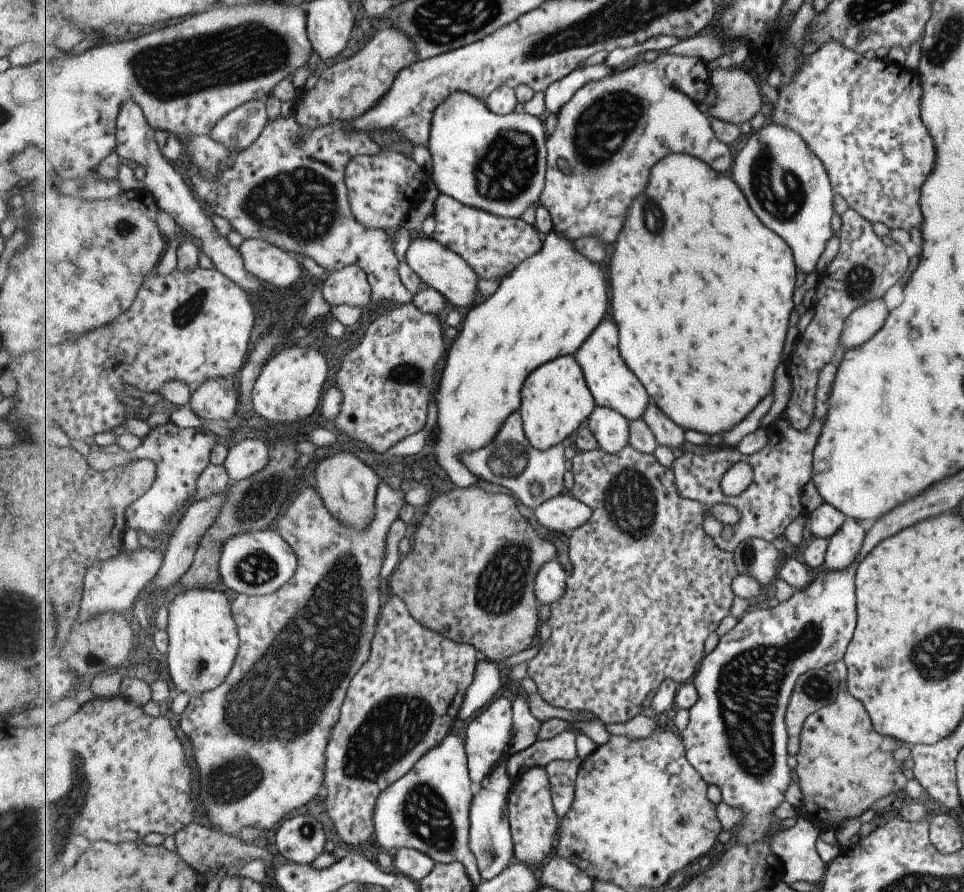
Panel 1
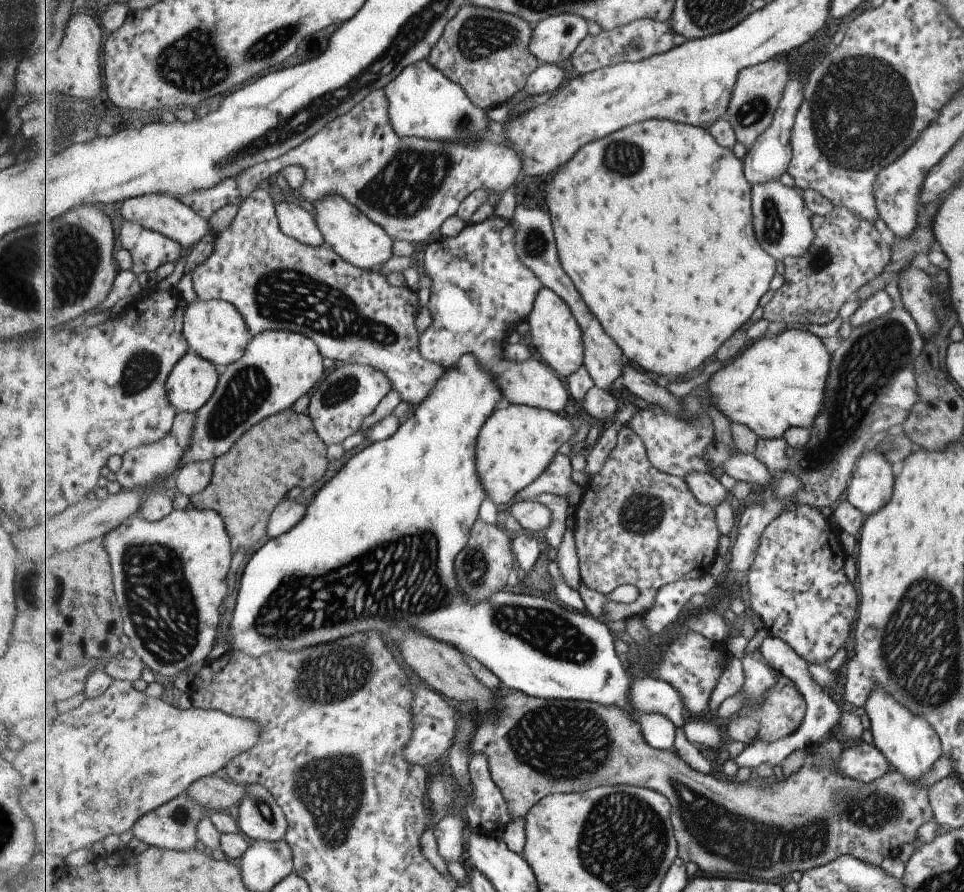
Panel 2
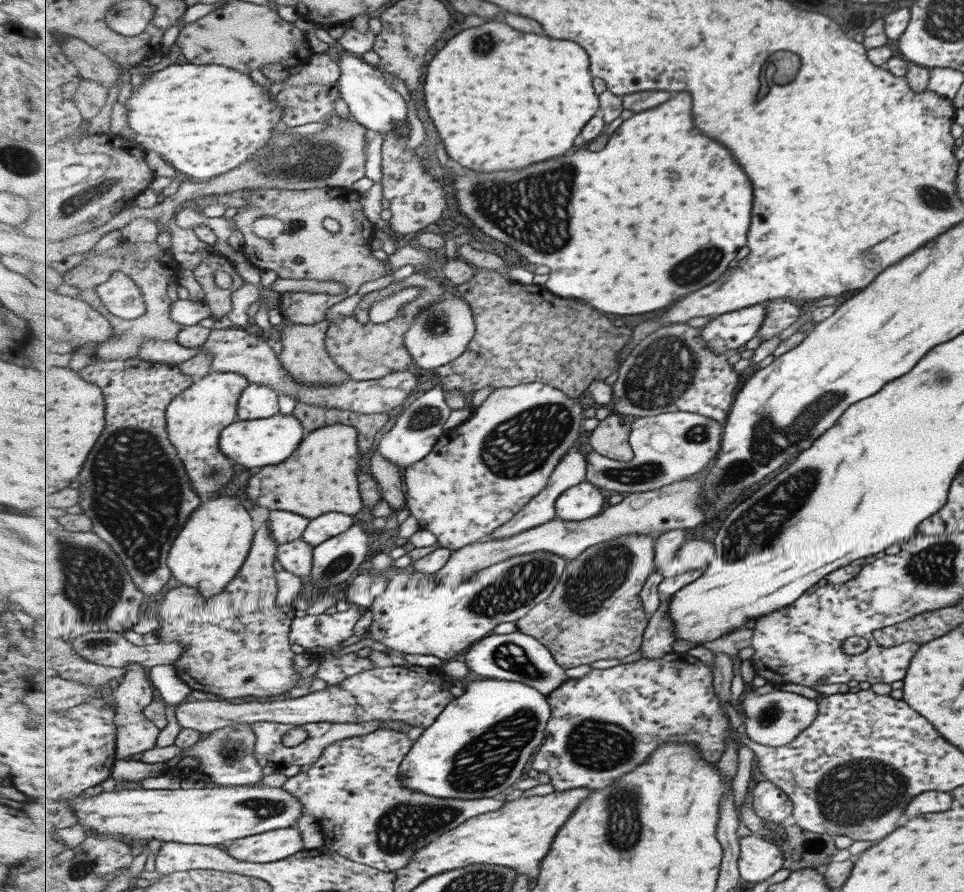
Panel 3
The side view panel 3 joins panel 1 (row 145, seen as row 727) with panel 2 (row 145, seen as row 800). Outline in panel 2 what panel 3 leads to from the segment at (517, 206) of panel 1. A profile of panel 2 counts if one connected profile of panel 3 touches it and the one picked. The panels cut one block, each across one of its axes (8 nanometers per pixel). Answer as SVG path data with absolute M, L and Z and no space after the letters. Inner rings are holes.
M420 61L407 66L394 82L383 88L390 106L391 124L401 138L427 138L437 142L461 142L463 146L491 138L489 110L471 102L459 82L437 70L431 62Z

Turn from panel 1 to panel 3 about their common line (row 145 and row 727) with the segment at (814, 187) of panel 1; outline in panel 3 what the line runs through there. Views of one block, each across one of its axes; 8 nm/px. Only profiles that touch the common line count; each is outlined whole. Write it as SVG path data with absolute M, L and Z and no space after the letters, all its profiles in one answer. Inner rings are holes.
M779 688L763 695L755 694L755 689L752 690L745 695L742 709L745 714L745 734L748 738L774 748L793 743L795 738L799 738L803 733L803 729L811 726L811 721L815 720L817 714L815 700Z

